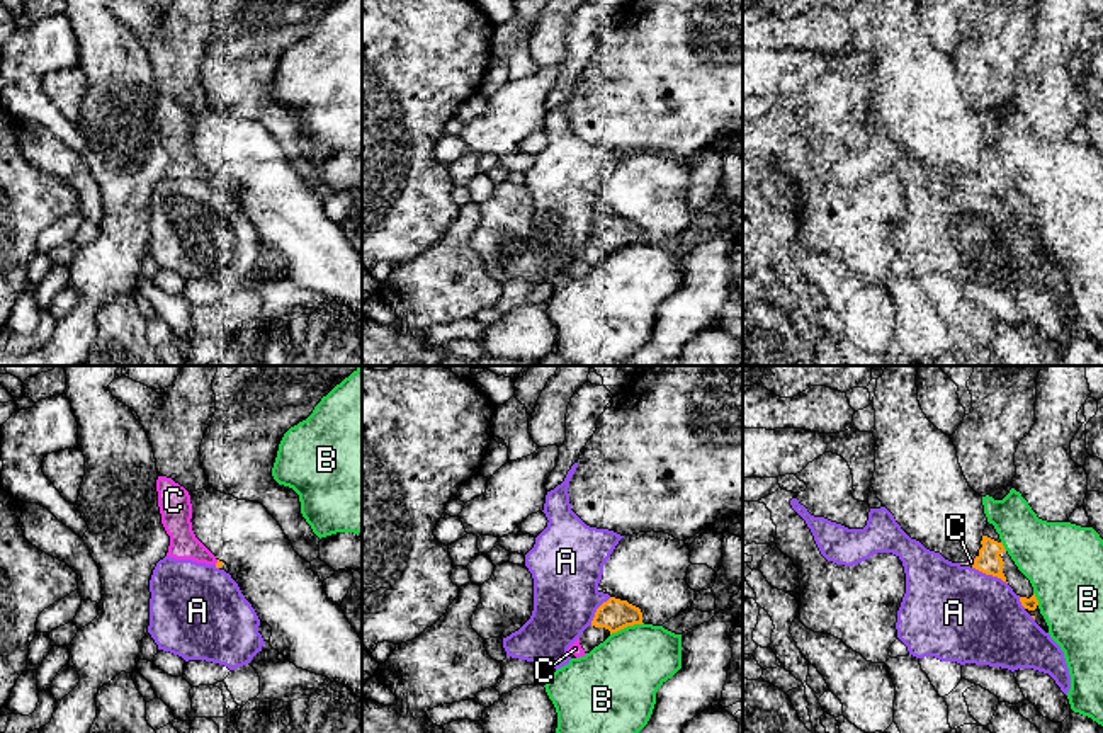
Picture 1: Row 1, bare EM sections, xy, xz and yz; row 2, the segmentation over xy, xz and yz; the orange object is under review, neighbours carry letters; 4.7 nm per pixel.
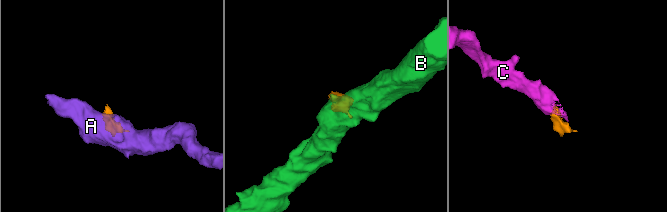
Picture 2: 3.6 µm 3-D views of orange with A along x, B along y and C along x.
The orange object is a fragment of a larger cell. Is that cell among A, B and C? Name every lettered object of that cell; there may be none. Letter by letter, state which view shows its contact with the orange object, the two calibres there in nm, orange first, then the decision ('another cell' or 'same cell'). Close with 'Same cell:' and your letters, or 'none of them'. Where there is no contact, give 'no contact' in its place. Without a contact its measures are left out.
A: contact in yz; calibres 120 and 460 nm; another cell
B: contact in xz; calibres 150 and 360 nm; another cell
C: contact in yz; calibres 120 and 20 nm; same cell
Same cell: C

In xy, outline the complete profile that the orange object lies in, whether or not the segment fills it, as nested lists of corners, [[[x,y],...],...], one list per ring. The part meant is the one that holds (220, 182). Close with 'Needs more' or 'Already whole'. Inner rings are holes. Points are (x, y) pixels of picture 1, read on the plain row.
[[[158,95],[156,111],[161,143],[170,155],[167,175],[214,184],[216,187],[223,185],[223,180],[219,180],[192,150],[192,122],[189,111],[167,95]]]. Needs more

